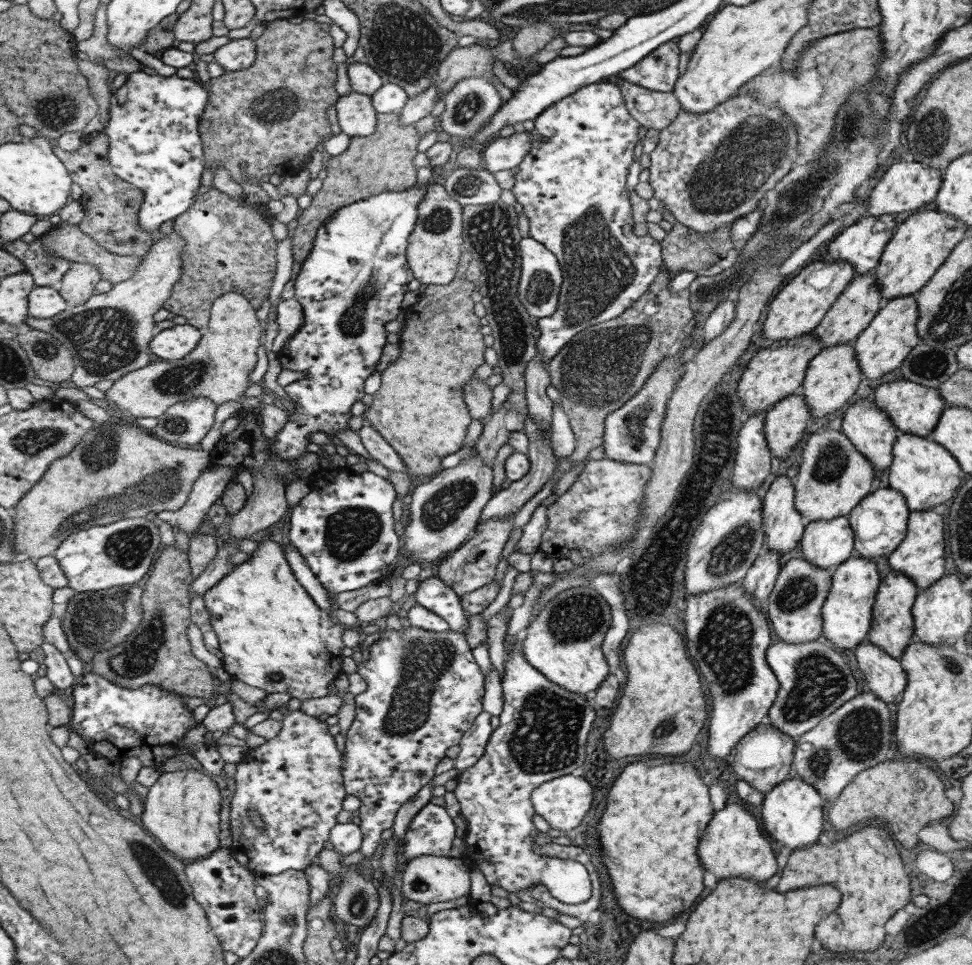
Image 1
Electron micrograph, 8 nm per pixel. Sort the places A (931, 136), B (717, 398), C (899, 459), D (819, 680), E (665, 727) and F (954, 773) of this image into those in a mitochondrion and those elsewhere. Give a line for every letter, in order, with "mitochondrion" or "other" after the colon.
A: mitochondrion
B: other
C: other
D: mitochondrion
E: mitochondrion
F: other

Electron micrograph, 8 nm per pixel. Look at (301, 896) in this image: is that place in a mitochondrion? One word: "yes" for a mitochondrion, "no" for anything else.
no

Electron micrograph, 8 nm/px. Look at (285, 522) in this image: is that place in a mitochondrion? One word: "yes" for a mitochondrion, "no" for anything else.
no

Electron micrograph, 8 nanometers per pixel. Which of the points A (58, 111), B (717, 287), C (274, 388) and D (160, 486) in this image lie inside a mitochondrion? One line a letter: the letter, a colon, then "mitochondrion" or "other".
A: mitochondrion
B: mitochondrion
C: other
D: mitochondrion

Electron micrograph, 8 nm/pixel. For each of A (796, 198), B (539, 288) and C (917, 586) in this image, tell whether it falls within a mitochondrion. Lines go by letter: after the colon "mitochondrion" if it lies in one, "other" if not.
A: mitochondrion
B: mitochondrion
C: other

